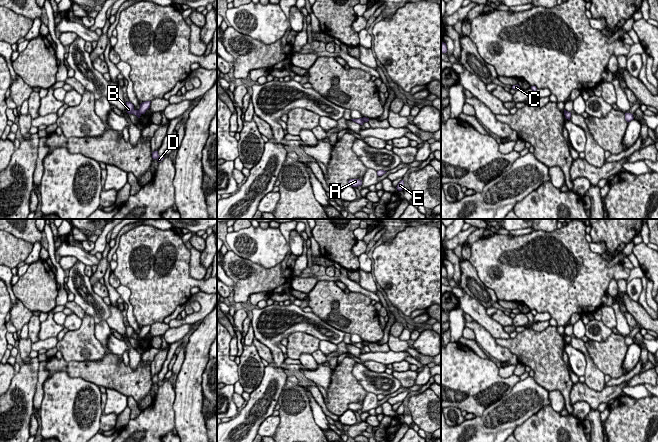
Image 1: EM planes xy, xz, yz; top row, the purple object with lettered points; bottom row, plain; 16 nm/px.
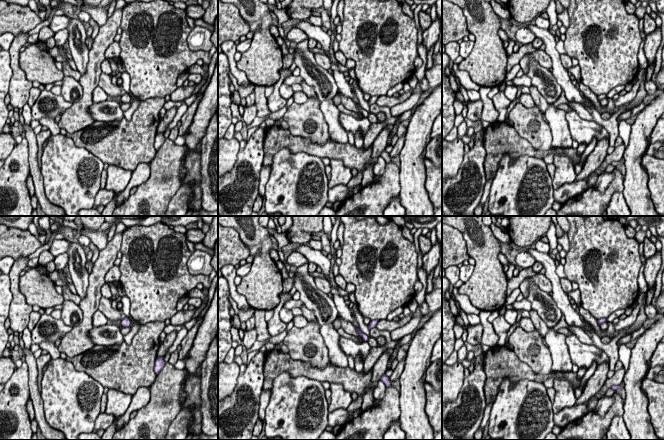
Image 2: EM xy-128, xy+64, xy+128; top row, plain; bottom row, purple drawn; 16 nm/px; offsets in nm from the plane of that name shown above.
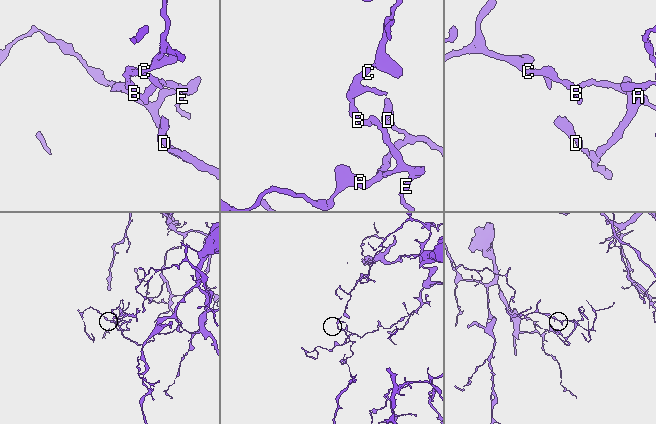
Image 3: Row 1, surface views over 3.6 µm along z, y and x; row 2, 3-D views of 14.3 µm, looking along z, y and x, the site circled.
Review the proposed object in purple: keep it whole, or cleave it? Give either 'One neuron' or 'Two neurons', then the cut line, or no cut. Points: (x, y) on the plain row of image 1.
Two neurons. Split along xy (137, 334), (140, 338)

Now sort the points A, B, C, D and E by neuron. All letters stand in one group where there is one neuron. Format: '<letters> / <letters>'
A D E / B C

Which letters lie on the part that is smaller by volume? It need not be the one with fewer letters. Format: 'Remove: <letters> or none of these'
Remove: B, C

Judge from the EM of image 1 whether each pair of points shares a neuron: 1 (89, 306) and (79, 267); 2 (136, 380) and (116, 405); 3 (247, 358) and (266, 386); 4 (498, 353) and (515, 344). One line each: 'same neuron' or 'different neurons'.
1: same neuron
2: different neurons
3: different neurons
4: different neurons

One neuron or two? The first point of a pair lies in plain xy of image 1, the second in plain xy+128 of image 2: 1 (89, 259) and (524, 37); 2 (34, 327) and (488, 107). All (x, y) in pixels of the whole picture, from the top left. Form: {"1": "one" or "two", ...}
{"1": "two", "2": "one"}

